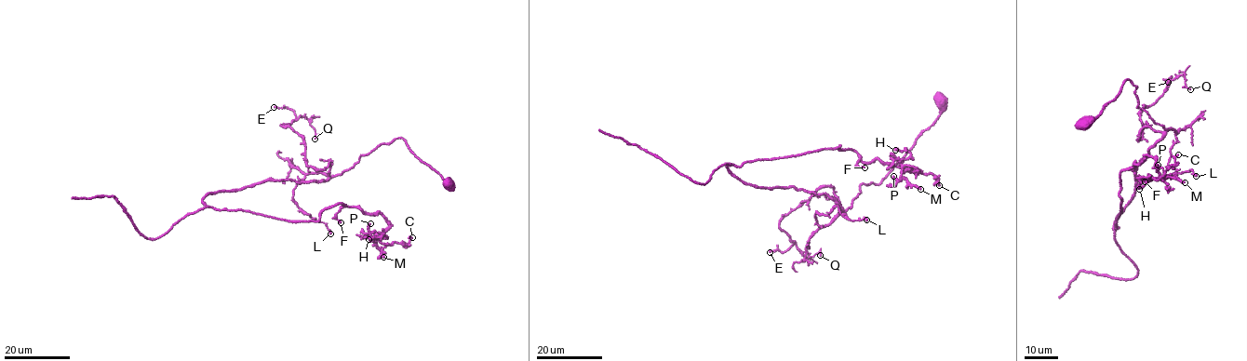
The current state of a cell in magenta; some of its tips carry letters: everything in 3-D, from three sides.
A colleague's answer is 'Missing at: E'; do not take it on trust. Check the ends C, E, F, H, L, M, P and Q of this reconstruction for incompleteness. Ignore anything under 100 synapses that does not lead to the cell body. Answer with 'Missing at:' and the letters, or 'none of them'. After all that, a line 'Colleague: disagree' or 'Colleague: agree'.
Missing at: none of them
Colleague: disagree

